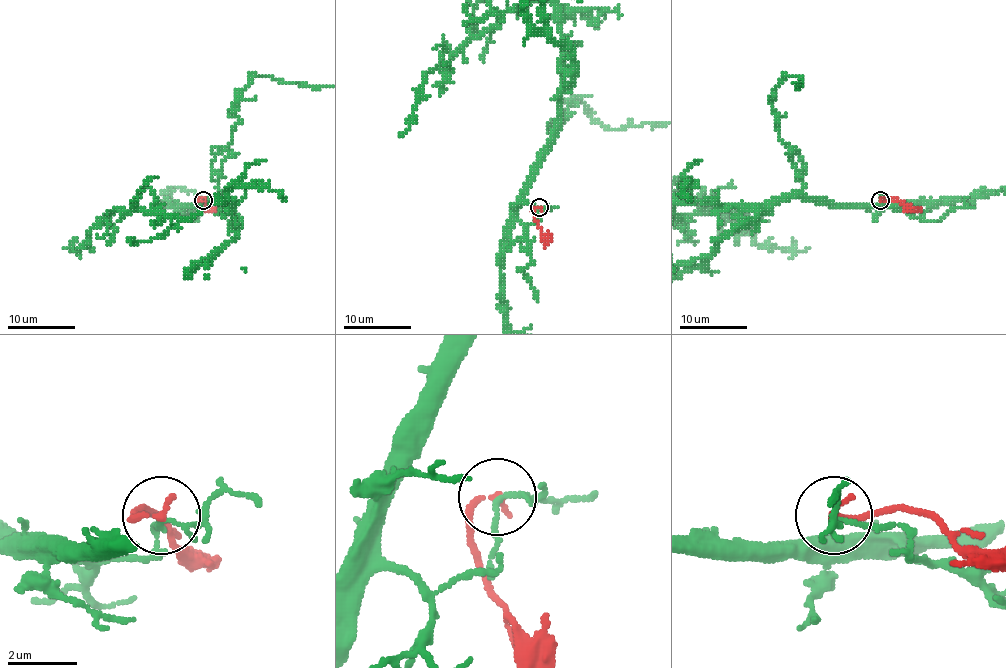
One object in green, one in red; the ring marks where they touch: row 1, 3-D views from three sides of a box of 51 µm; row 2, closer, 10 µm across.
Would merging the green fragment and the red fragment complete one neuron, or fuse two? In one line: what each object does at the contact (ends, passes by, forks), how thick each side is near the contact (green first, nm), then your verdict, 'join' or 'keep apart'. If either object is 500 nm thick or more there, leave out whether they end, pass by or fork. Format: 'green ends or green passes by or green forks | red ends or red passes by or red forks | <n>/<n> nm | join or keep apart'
green passes by | red ends | 120/200 nm | keep apart

